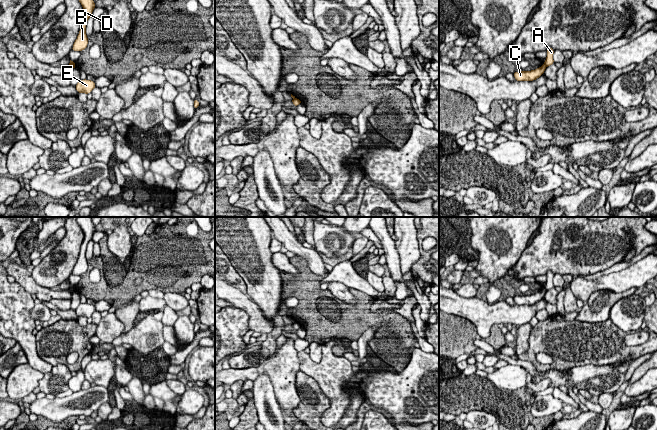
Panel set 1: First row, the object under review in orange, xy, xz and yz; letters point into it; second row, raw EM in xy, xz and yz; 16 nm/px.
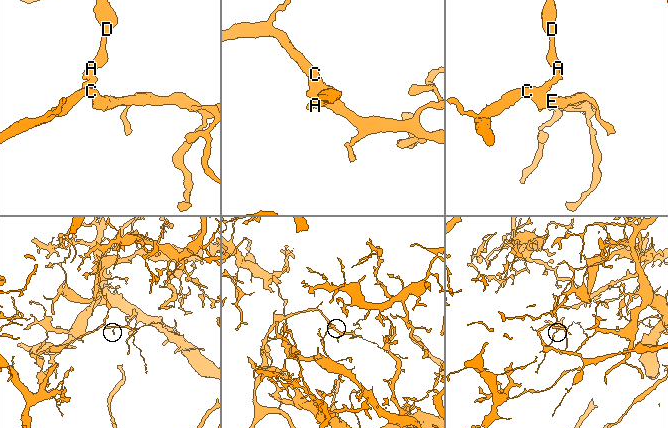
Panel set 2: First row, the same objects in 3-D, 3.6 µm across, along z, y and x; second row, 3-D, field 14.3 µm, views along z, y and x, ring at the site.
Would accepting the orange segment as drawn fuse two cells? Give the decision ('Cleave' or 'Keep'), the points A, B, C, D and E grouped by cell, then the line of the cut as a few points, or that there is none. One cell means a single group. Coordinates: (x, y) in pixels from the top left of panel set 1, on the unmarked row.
Cleave. Groups: A B D / C E. Split along yz (544, 287), (546, 290)

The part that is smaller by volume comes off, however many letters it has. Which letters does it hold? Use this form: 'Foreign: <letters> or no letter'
Foreign: C, E

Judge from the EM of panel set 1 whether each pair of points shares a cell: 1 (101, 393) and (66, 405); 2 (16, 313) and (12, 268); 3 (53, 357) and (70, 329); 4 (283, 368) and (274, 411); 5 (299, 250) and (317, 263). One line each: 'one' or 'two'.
1: one
2: two
3: one
4: two
5: one

